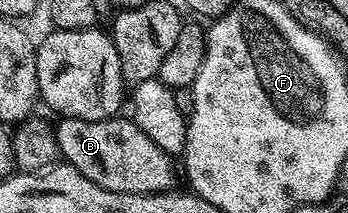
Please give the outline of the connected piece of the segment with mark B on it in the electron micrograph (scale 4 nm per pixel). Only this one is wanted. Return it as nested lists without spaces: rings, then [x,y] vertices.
[[[117,116],[93,122],[61,117],[55,127],[61,159],[82,172],[86,180],[98,184],[98,188],[123,194],[163,194],[175,187],[172,186],[176,182],[173,155],[158,148],[131,117]]]

